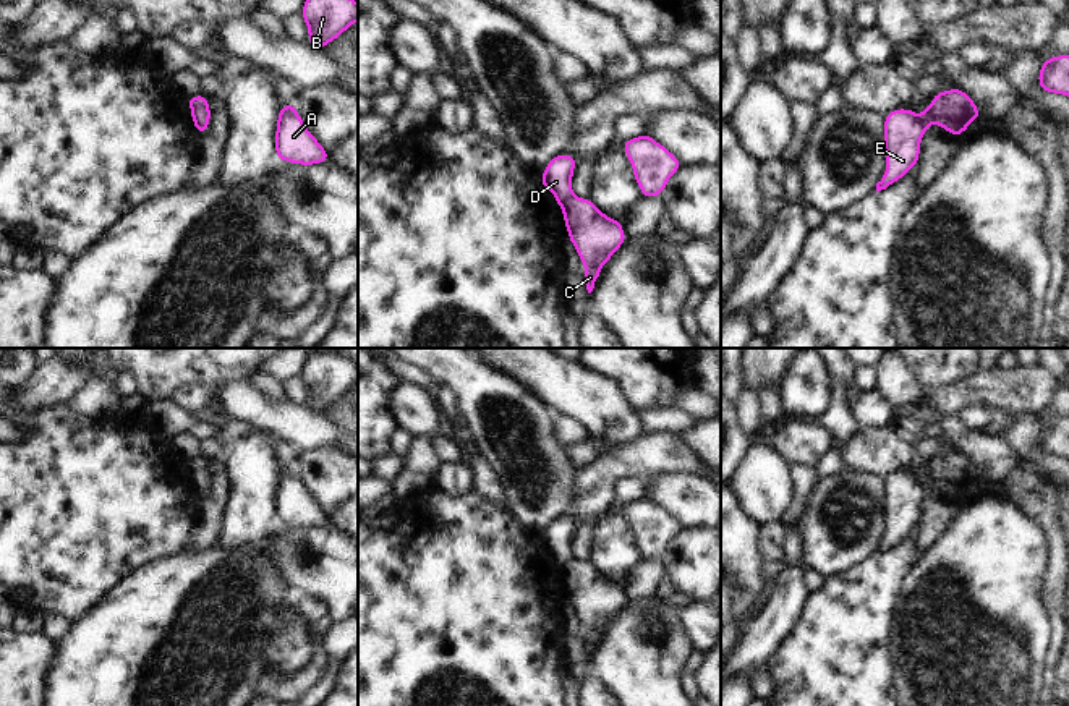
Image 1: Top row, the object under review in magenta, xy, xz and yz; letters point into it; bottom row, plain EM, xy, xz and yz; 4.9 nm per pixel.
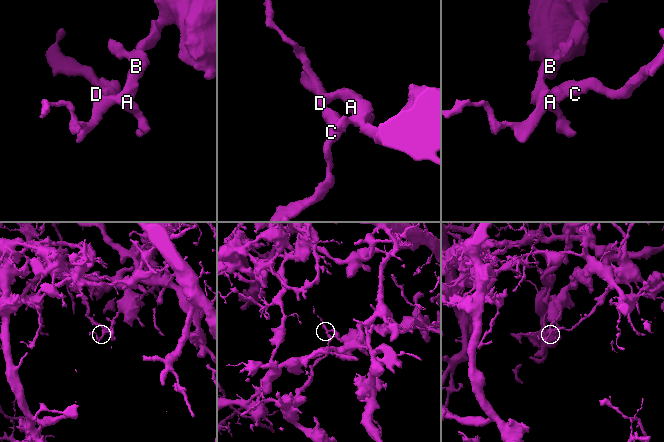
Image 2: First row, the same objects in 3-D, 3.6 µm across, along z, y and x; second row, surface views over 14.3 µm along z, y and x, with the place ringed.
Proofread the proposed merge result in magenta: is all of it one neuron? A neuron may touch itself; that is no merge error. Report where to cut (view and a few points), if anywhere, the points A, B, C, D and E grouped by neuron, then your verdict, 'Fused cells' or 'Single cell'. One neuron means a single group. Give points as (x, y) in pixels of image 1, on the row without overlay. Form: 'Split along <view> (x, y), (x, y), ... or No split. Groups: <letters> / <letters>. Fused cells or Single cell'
Split along yz (928, 470), (933, 484). Groups: A B D E / C. Fused cells.

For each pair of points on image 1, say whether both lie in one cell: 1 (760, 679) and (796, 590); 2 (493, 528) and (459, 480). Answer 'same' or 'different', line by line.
1: different
2: different

